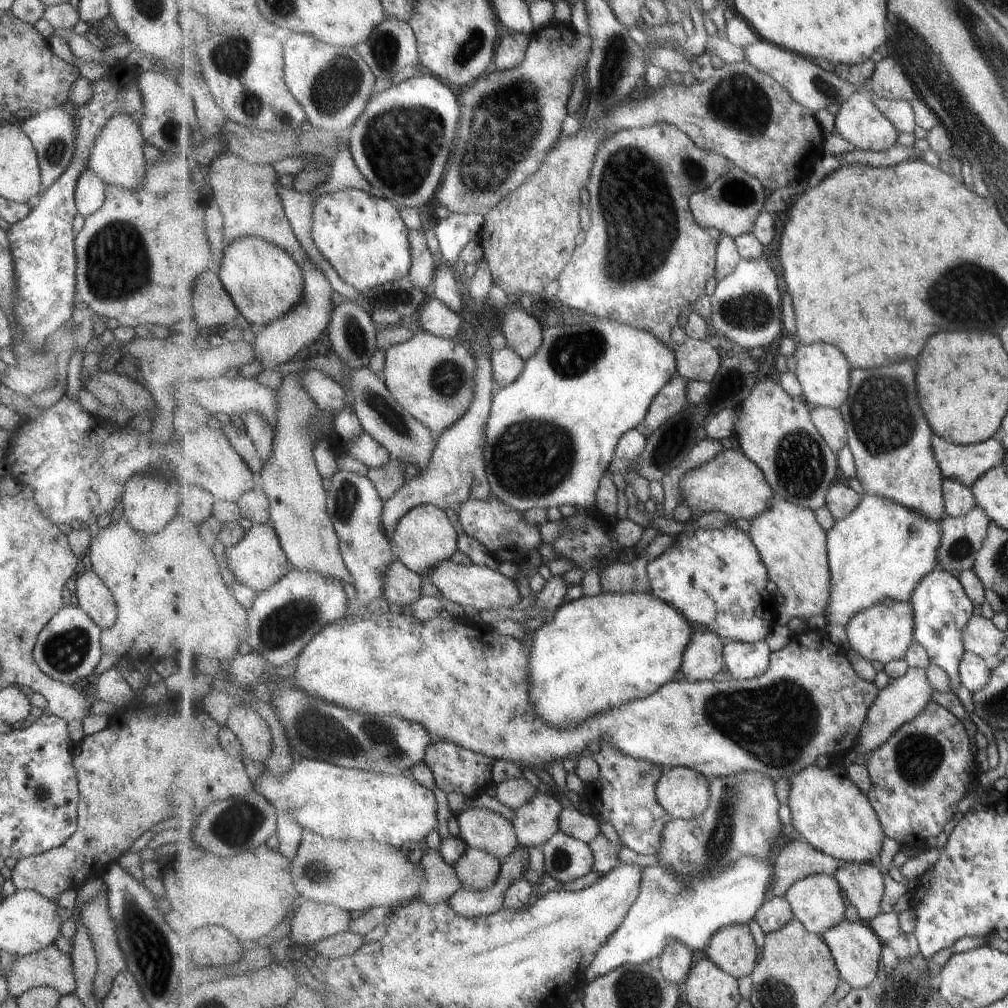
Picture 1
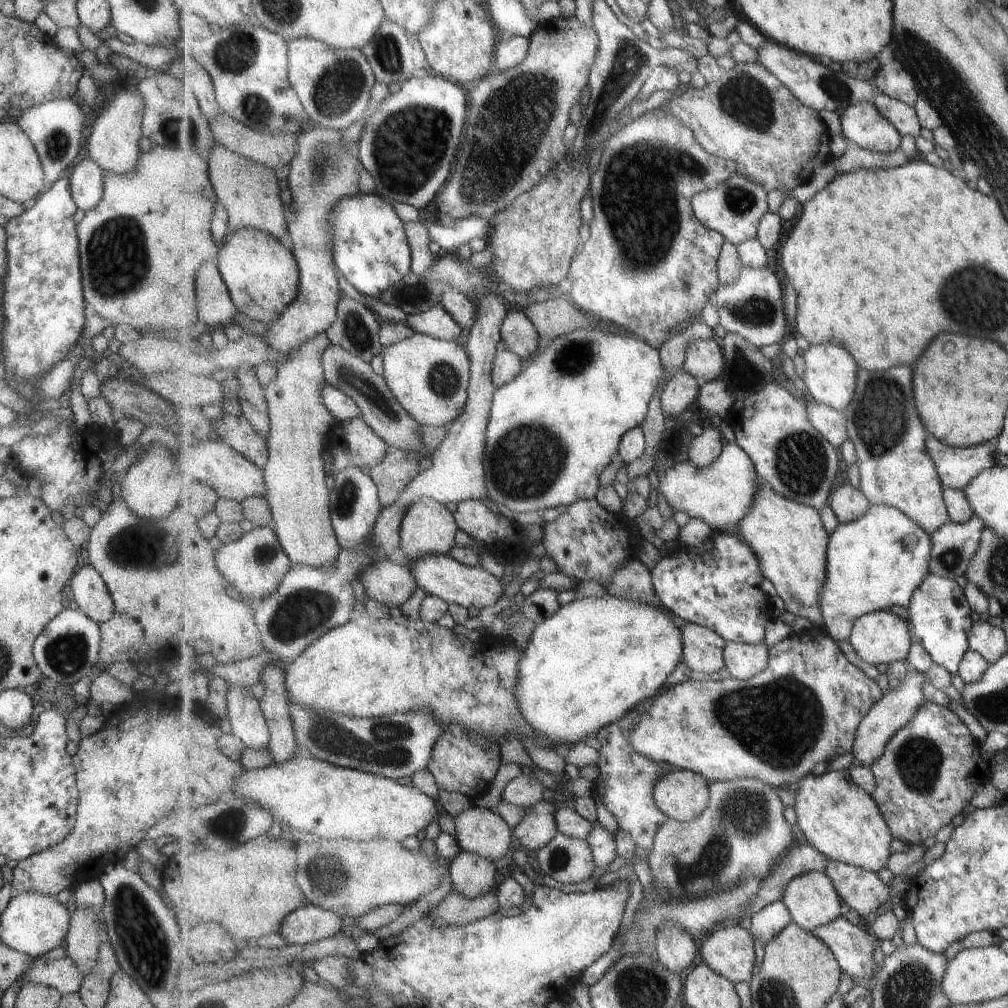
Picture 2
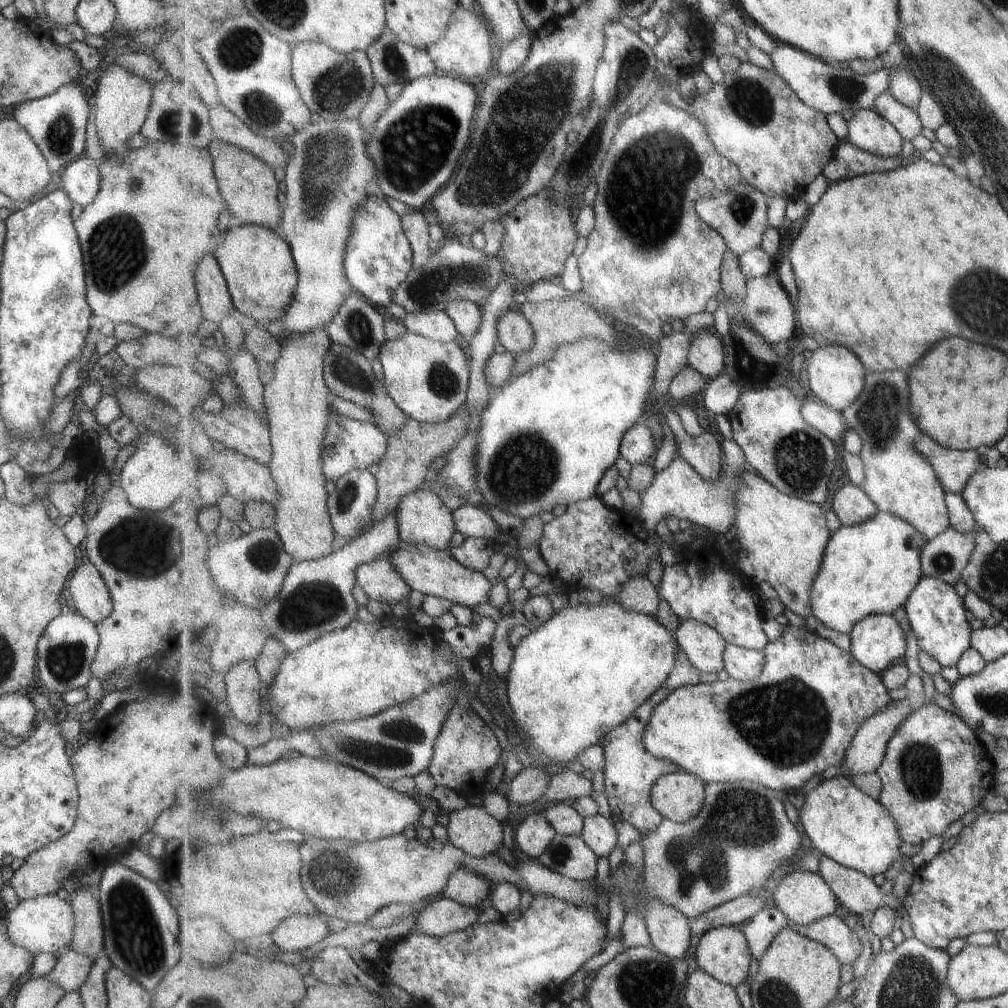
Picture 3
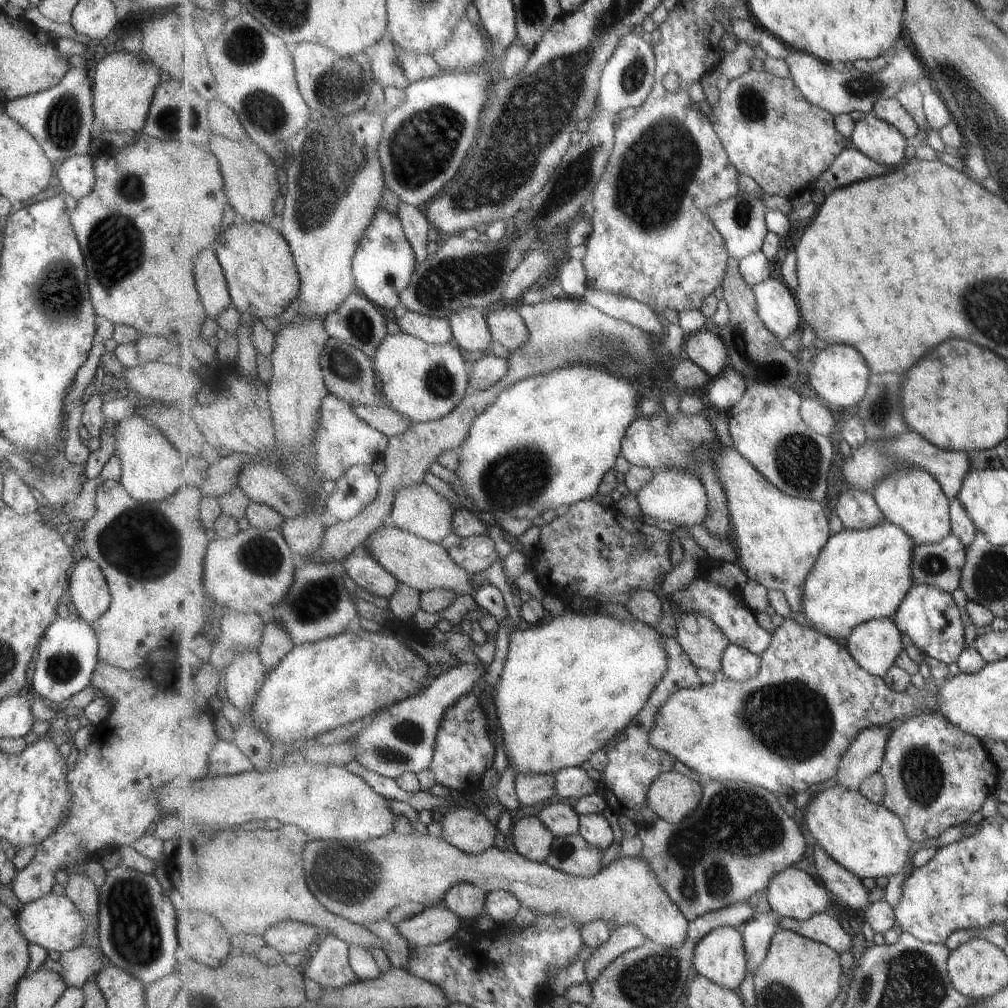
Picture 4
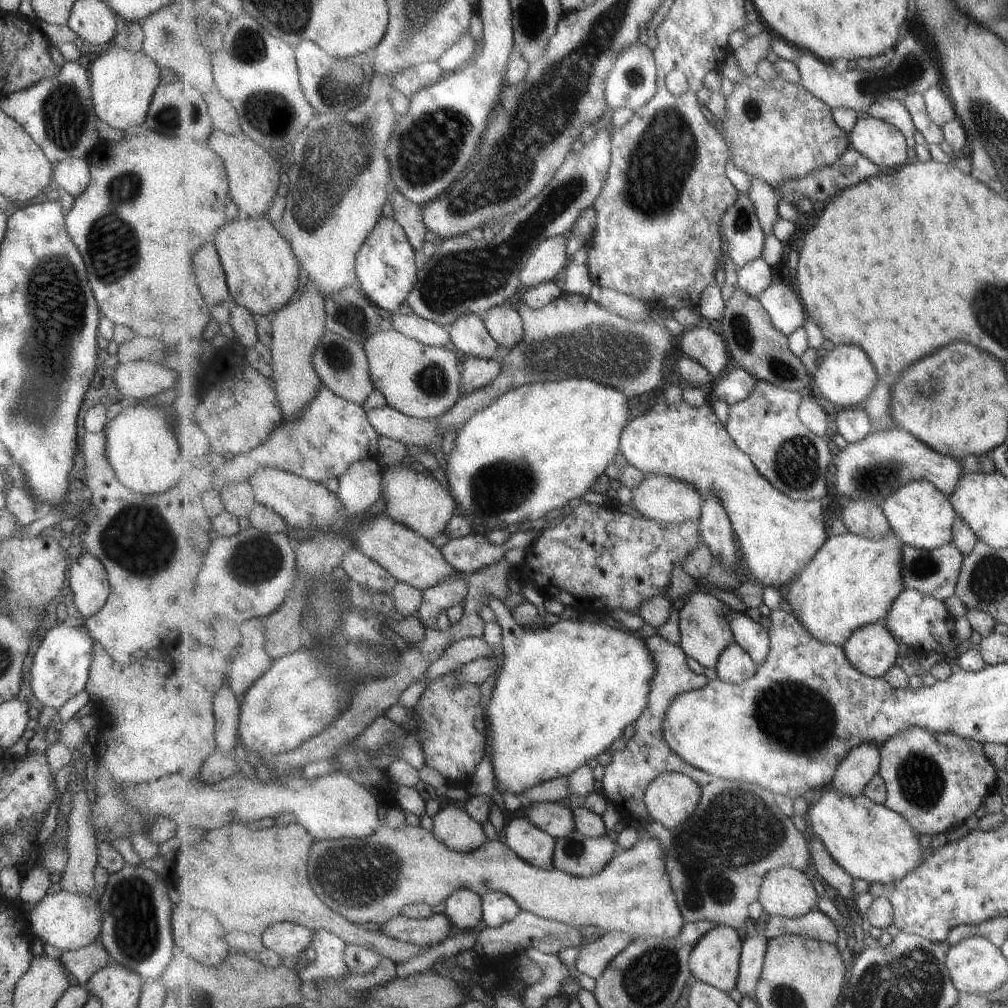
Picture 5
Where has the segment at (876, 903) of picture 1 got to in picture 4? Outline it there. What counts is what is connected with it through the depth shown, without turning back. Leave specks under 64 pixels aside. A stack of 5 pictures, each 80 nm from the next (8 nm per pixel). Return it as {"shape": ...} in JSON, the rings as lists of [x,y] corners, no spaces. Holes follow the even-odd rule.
{"shape":[[[819,843],[814,845],[814,866],[818,877],[822,879],[835,900],[841,900],[842,904],[845,903],[857,910],[864,910],[873,902],[870,899],[871,890],[863,886],[862,879],[831,858]]]}

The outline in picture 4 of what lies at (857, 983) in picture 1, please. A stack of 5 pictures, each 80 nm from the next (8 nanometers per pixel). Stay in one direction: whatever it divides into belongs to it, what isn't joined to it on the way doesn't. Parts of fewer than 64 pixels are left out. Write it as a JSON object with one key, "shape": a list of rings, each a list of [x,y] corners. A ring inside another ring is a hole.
{"shape":[[[825,911],[814,914],[806,921],[798,921],[789,917],[778,918],[780,928],[795,931],[811,940],[826,944],[838,953],[851,948],[851,937],[841,926],[842,920],[834,912]]]}

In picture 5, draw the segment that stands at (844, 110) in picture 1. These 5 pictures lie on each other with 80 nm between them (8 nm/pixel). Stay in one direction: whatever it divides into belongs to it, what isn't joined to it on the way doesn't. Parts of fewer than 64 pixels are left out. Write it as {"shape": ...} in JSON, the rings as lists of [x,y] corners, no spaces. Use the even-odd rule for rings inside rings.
{"shape":[[[861,118],[849,136],[851,146],[883,170],[897,170],[909,163],[906,136],[885,120]]]}

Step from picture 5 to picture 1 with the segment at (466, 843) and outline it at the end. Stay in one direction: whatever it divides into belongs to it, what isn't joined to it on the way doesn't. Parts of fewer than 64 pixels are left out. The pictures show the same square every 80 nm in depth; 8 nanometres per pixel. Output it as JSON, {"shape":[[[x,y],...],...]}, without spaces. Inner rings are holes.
{"shape":[[[468,807],[457,816],[457,821],[460,828],[460,833],[457,835],[459,838],[463,839],[469,847],[487,851],[499,860],[504,861],[509,858],[515,852],[517,844],[520,844],[513,821],[487,808]]]}

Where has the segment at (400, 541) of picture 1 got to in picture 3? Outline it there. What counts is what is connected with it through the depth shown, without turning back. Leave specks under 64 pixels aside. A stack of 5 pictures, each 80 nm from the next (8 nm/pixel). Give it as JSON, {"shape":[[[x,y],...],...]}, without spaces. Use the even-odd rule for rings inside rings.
{"shape":[[[423,488],[399,501],[396,519],[401,540],[418,545],[426,544],[444,551],[449,550],[449,544],[457,530],[454,512],[443,504],[443,500],[436,493]]]}

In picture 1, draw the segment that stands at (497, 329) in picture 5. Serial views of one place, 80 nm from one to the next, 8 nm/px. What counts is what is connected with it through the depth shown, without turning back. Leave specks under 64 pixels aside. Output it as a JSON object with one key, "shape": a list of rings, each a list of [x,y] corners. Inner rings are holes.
{"shape":[[[515,306],[504,314],[500,329],[506,343],[524,361],[533,358],[543,344],[543,330],[537,319],[523,308]]]}

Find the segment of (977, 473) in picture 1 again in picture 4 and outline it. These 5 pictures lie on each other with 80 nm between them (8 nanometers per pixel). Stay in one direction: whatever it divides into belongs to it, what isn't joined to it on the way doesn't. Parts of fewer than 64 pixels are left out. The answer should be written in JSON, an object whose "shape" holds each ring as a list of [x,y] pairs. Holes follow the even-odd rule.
{"shape":[[[915,431],[903,433],[897,437],[891,437],[886,441],[867,441],[861,448],[852,450],[849,458],[844,458],[842,477],[844,482],[854,489],[873,494],[876,484],[894,471],[907,469],[923,469],[929,471],[942,486],[943,492],[952,499],[957,497],[963,488],[966,476],[971,472],[969,455],[963,451],[946,451],[932,442],[929,442],[922,434]]]}

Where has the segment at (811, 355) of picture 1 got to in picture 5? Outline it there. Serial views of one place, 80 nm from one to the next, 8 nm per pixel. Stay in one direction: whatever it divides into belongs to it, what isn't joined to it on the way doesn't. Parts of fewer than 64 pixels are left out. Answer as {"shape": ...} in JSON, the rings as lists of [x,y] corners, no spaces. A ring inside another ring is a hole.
{"shape":[[[837,345],[818,360],[813,375],[814,392],[820,392],[829,402],[843,409],[867,403],[877,386],[878,374],[865,350],[855,345]]]}

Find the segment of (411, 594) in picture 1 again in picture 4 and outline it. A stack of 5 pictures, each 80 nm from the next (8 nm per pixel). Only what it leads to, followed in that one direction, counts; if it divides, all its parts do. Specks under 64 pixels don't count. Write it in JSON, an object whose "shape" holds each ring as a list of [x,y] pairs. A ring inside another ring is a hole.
{"shape":[[[363,550],[351,553],[344,563],[348,576],[371,594],[389,600],[400,587],[400,580],[375,557]]]}

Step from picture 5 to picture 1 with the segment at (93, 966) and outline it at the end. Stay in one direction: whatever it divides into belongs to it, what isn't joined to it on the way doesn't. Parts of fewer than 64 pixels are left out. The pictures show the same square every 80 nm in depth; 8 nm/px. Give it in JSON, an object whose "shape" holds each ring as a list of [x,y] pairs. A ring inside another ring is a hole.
{"shape":[[[54,942],[37,952],[17,957],[3,974],[11,997],[38,986],[51,987],[60,995],[71,994],[76,989],[72,960],[69,954],[61,954]]]}

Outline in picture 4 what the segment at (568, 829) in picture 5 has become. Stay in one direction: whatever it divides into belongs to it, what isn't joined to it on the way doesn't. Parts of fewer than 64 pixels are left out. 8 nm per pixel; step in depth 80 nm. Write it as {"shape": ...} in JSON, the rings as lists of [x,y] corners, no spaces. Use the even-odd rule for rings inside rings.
{"shape":[[[551,802],[539,810],[536,816],[555,837],[580,834],[580,815],[563,802]]]}

